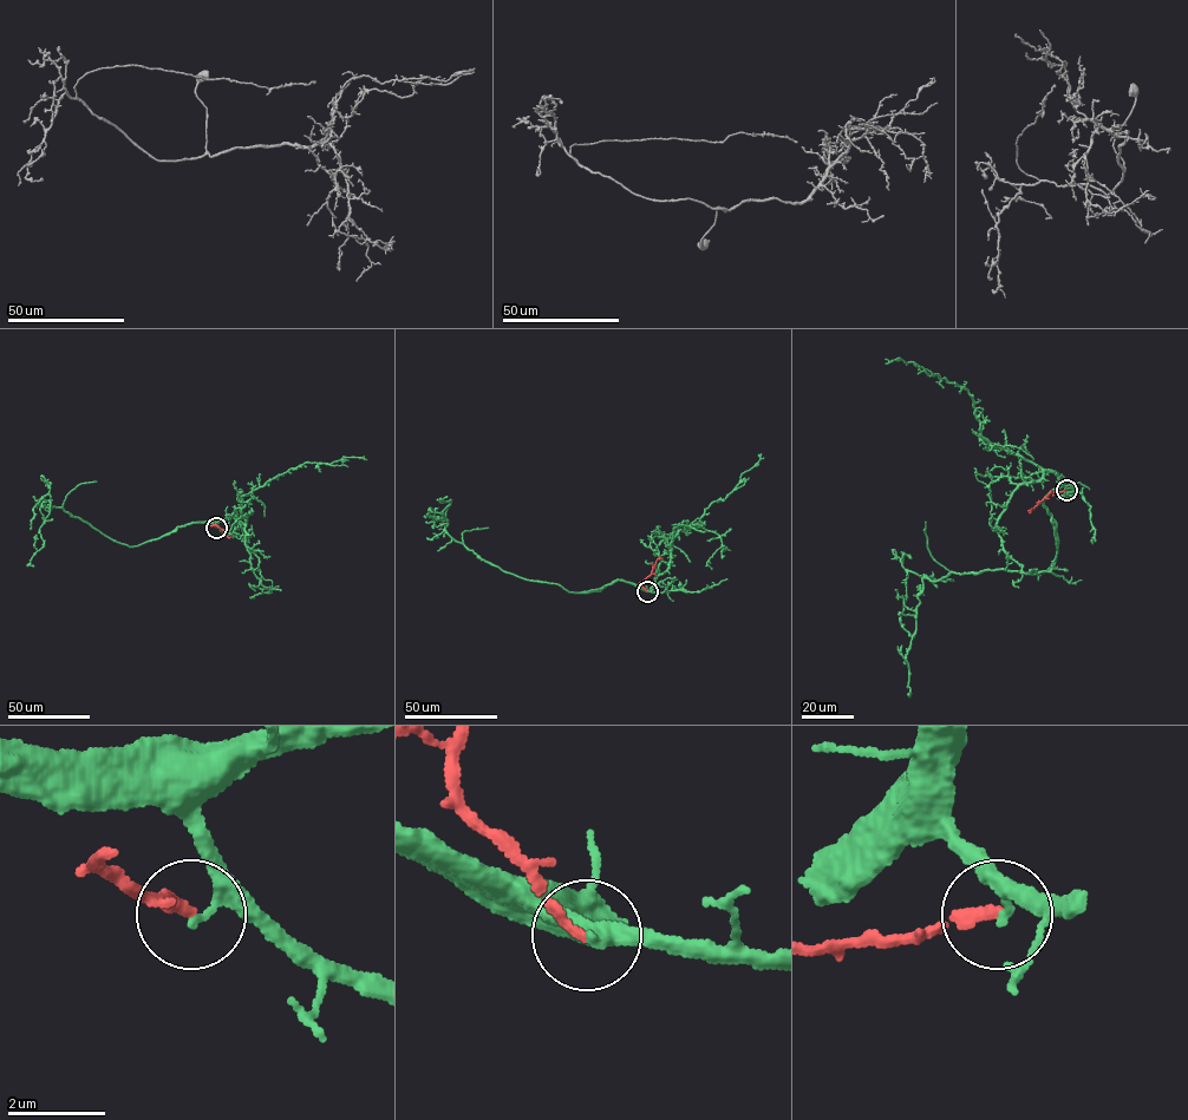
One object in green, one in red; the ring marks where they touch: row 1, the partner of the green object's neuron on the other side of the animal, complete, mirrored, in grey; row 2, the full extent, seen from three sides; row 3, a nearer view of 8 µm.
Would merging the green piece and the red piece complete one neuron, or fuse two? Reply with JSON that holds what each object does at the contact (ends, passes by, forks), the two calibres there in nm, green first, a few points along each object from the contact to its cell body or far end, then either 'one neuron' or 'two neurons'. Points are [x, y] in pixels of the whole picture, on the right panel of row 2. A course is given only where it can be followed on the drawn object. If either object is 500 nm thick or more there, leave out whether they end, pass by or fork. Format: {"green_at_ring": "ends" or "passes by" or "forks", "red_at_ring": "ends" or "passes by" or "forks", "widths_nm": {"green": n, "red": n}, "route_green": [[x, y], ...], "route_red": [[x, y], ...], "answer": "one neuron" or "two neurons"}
{"green_at_ring": "ends", "red_at_ring": "ends", "widths_nm": {"green": 190, "red": 200}, "route_green": [[1066, 490], [1052, 490], [1042, 503], [1058, 541], [1046, 571], [987, 570], [922, 580], [906, 657], [907, 694]], "route_red": [[1066, 490], [1051, 492], [1031, 509]], "answer": "two neurons"}

